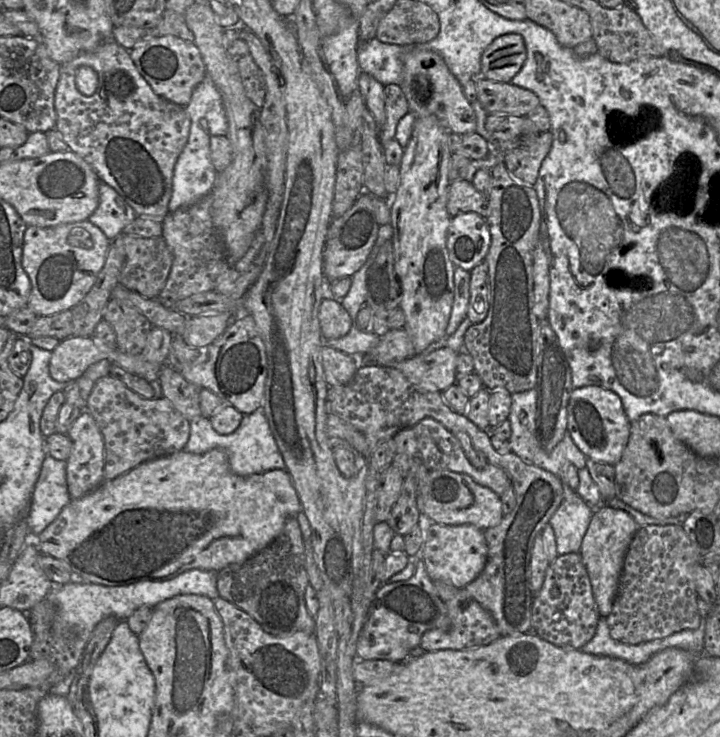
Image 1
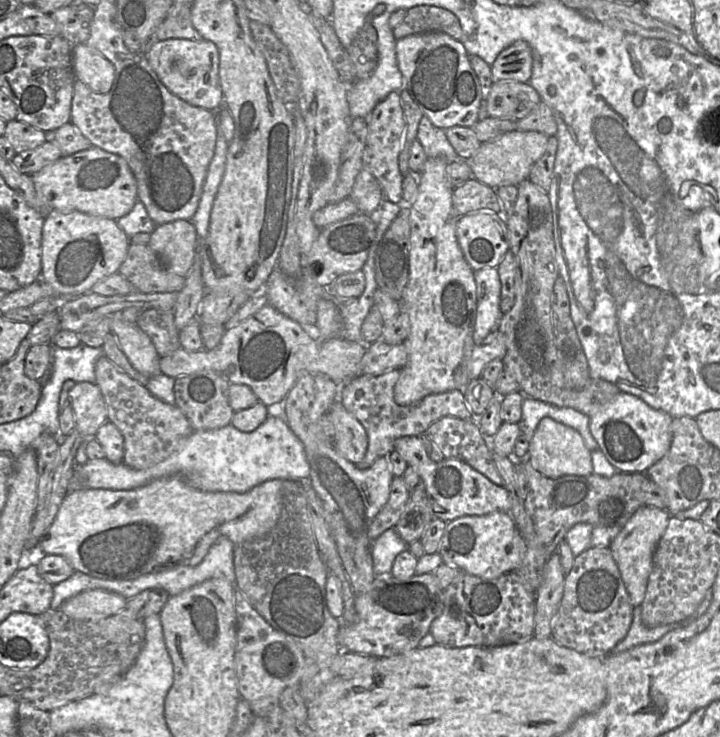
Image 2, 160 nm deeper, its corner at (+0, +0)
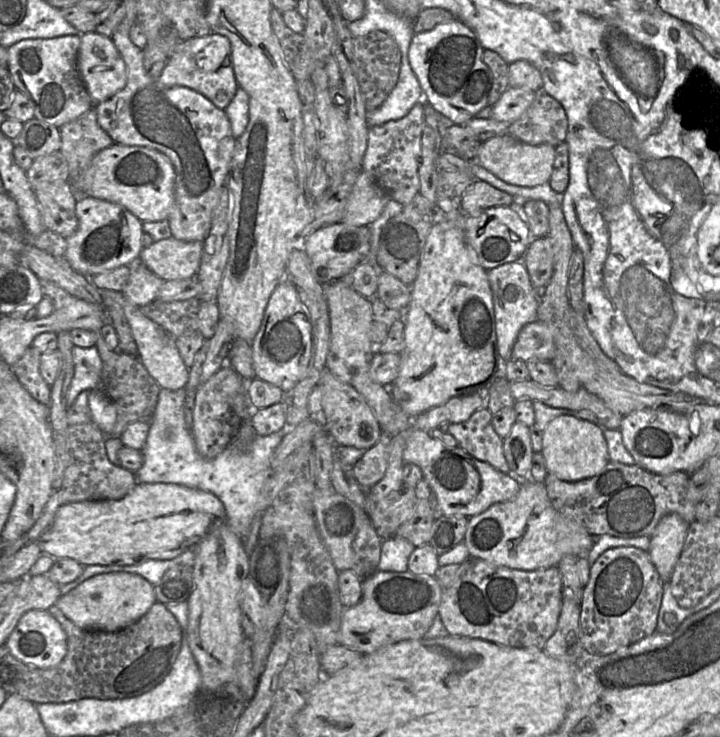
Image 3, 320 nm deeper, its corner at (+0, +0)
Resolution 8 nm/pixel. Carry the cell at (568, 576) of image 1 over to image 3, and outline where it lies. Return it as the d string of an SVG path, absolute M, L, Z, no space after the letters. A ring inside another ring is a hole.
M615 547L603 552L590 566L589 580L580 602L581 643L589 655L606 655L656 632L665 583L648 551L637 547Z

